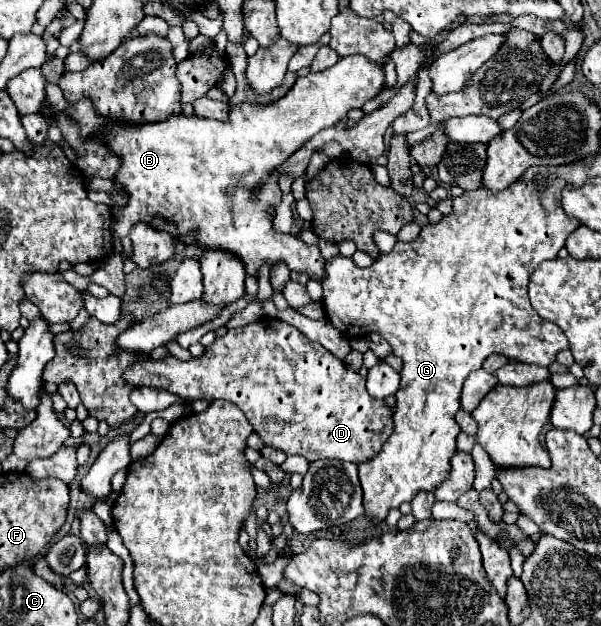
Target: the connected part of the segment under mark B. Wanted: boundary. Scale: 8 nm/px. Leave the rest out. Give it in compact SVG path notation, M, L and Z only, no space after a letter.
M350 55L350 57L342 57L336 65L332 65L330 69L322 71L322 73L308 73L306 77L298 77L298 81L294 83L294 87L290 89L290 93L286 93L286 97L282 97L280 101L274 101L274 103L268 103L268 105L254 105L254 103L240 103L240 105L234 105L230 107L228 111L228 121L216 121L216 119L206 119L206 117L198 117L198 115L170 115L168 121L158 121L158 123L140 123L140 125L134 125L134 123L126 123L126 121L118 121L118 119L112 119L112 117L104 117L96 111L96 107L92 105L90 99L80 99L78 103L68 103L62 95L62 89L58 85L52 85L52 83L46 83L46 105L50 107L50 121L54 123L56 115L60 113L66 113L70 117L70 121L74 121L78 127L80 127L80 137L82 139L90 139L94 135L102 135L104 139L104 145L110 149L110 153L114 153L118 159L120 159L120 169L116 171L116 181L128 189L130 197L132 197L132 203L128 203L128 207L112 208L112 223L111 231L115 238L122 239L123 236L129 235L132 225L138 221L144 221L146 225L154 227L156 231L166 231L170 233L172 237L180 239L184 235L196 235L196 247L200 249L220 249L220 251L228 251L232 255L236 255L236 249L238 247L238 259L244 263L244 269L246 269L246 275L258 279L260 277L260 267L266 263L270 269L278 263L284 263L290 271L306 271L314 281L320 281L320 277L324 275L324 257L320 255L320 249L316 245L306 245L302 241L298 241L296 237L292 235L286 235L286 233L278 233L274 231L272 227L272 217L268 213L268 209L276 209L282 201L282 191L278 187L278 167L286 163L286 159L290 155L294 155L300 147L304 147L306 141L310 141L318 131L326 129L326 127L332 127L336 121L340 121L342 117L346 117L346 113L350 109L356 109L356 107L362 107L366 101L370 101L372 97L376 97L380 93L384 85L384 67L382 65L374 65L372 61L366 61L366 57L362 55Z

